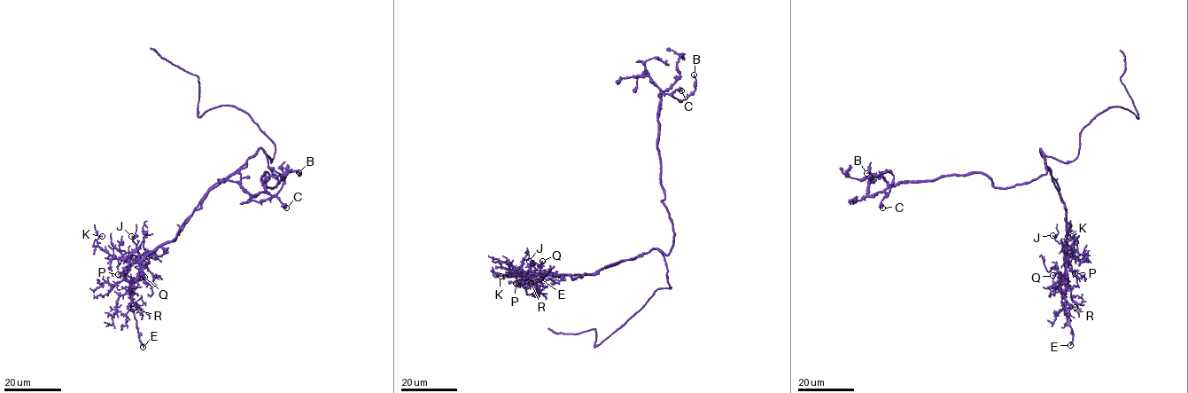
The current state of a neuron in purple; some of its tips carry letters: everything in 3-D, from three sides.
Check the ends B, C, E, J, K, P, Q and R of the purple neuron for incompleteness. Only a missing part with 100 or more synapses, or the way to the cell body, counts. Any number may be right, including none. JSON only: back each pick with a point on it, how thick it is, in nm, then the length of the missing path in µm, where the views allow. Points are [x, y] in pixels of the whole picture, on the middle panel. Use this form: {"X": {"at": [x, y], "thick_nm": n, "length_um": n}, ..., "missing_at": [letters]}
{"missing_at": []}

